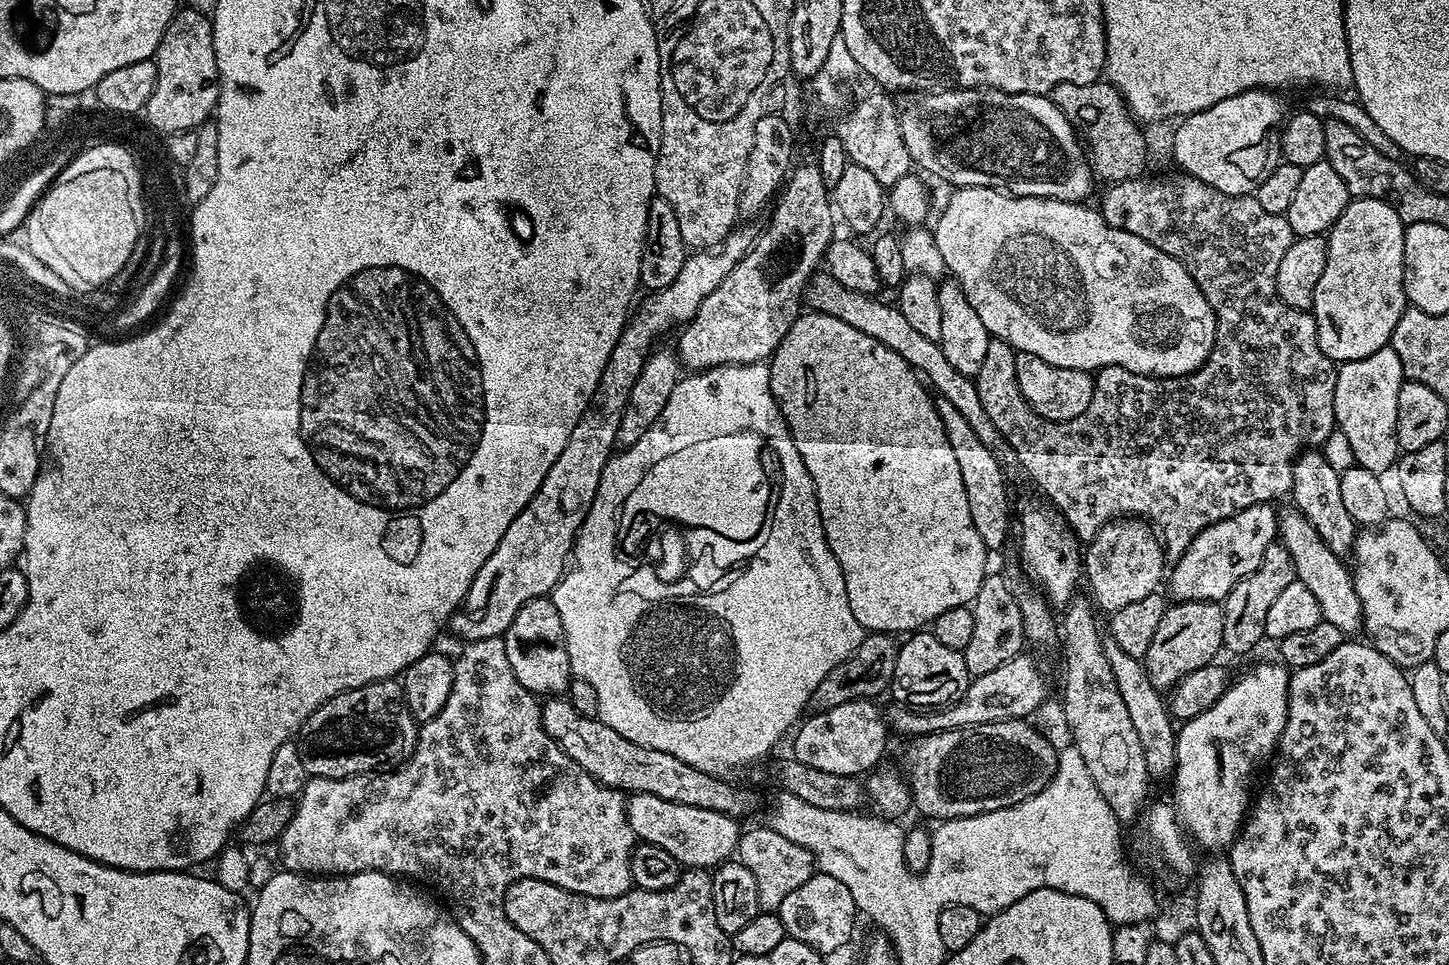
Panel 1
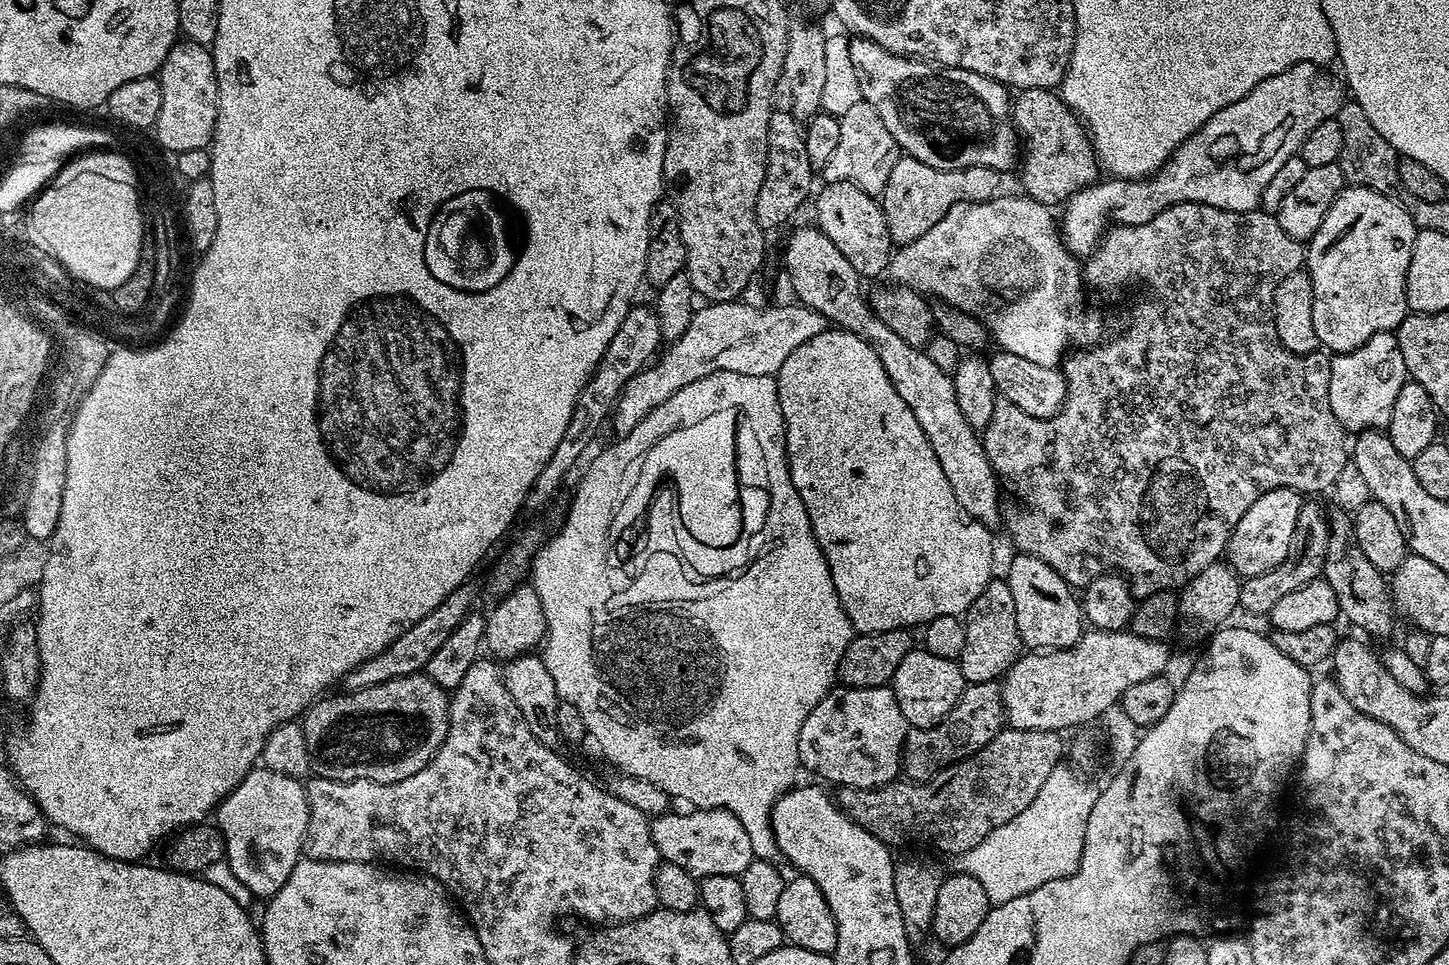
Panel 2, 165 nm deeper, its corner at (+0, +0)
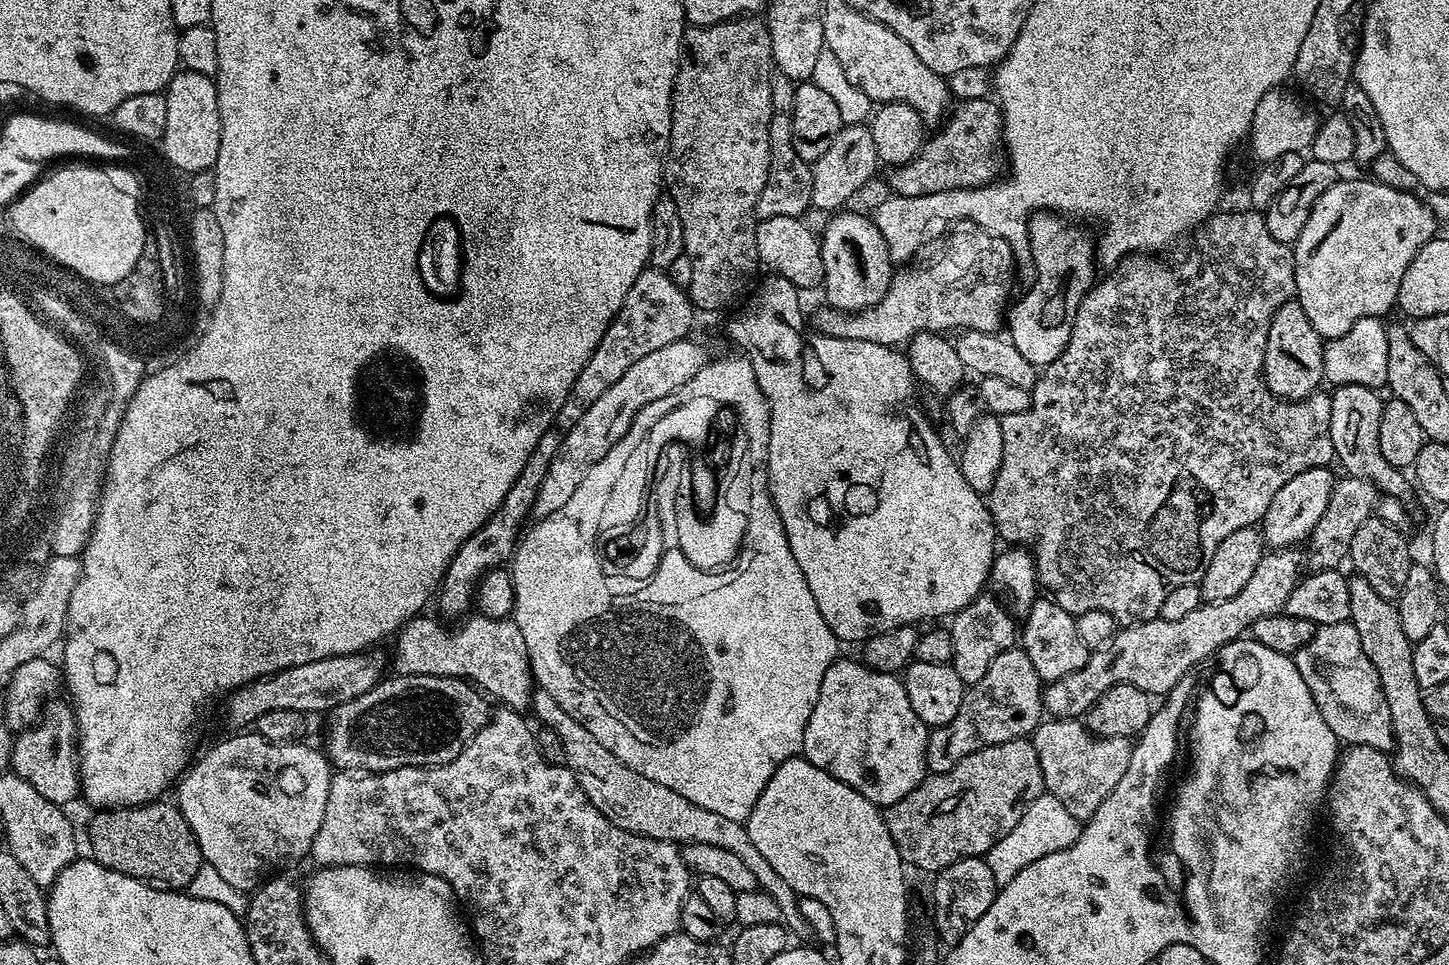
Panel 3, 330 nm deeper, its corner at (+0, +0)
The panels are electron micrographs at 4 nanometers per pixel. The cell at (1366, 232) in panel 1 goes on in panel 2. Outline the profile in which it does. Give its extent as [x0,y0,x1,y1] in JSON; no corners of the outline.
[1306,187,1418,353]

